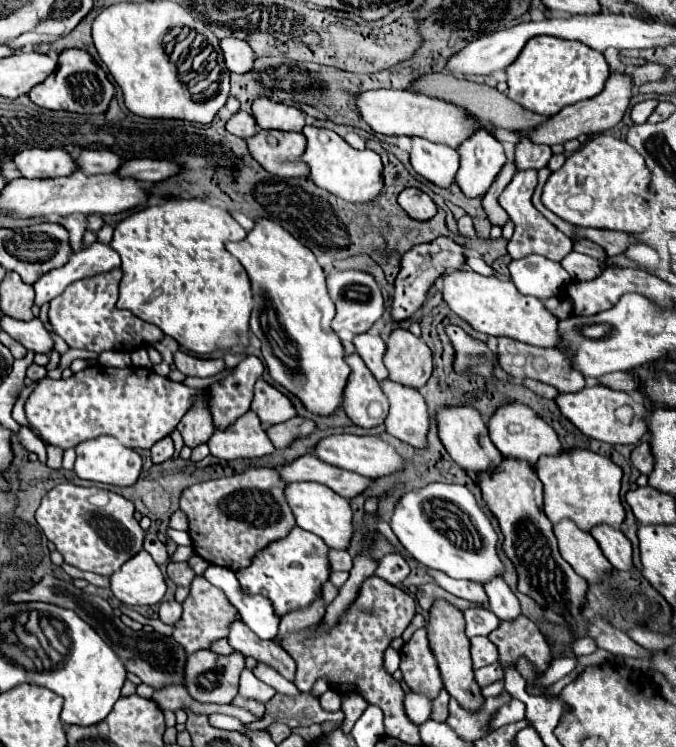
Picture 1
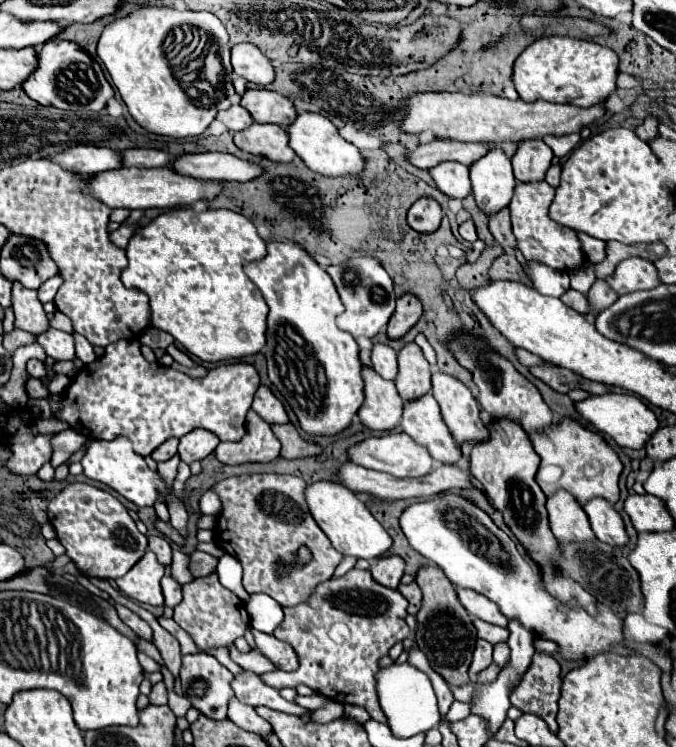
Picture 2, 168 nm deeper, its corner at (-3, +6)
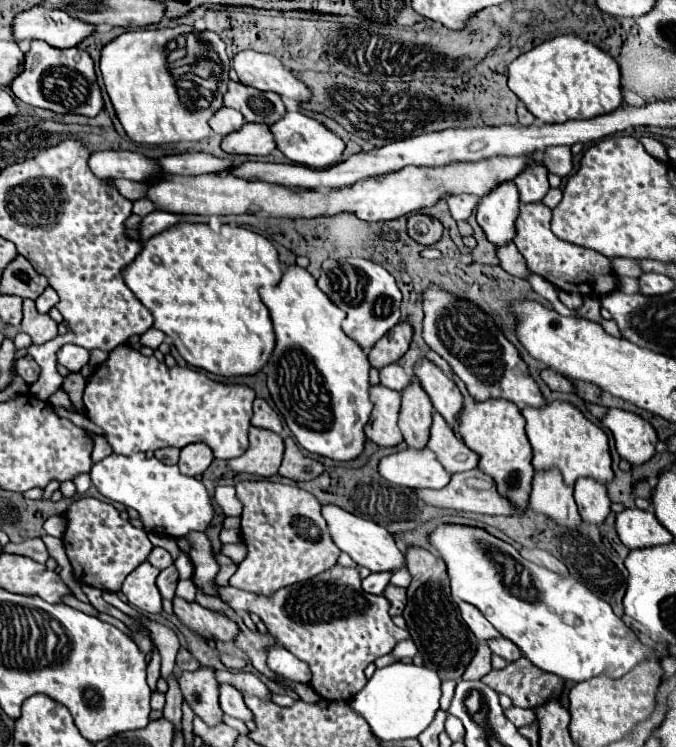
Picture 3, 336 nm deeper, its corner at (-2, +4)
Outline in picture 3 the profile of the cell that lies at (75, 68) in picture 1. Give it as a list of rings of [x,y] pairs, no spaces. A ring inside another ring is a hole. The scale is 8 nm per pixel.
[[[32,41],[30,51],[26,53],[24,71],[12,81],[10,89],[20,101],[32,107],[50,109],[54,113],[74,113],[74,115],[96,117],[104,107],[102,91],[98,87],[96,73],[94,73],[94,63],[90,55],[78,47],[58,49],[44,41]]]

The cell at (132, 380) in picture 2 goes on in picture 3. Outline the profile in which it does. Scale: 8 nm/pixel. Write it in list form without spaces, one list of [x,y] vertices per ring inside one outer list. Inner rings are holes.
[[[122,343],[108,353],[108,359],[90,375],[84,389],[84,409],[88,419],[102,429],[102,437],[110,443],[114,453],[132,455],[136,451],[156,451],[162,447],[178,447],[204,441],[218,459],[240,457],[248,449],[248,427],[252,419],[254,389],[238,383],[220,383],[208,379],[204,373],[190,367],[166,367],[156,357],[144,357],[140,351]]]

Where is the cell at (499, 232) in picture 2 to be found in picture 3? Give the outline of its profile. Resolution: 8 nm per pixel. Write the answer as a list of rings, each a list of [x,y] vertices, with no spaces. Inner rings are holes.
[[[510,241],[506,245],[500,245],[496,247],[496,253],[498,253],[498,259],[500,259],[500,265],[504,271],[516,275],[516,277],[528,277],[530,271],[524,263],[524,257],[520,255],[520,251],[516,249],[516,245]]]

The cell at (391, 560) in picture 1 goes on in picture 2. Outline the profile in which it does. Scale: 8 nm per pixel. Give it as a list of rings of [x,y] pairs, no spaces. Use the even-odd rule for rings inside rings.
[[[381,557],[371,565],[371,575],[377,583],[397,589],[403,573],[405,573],[405,561],[401,557]]]

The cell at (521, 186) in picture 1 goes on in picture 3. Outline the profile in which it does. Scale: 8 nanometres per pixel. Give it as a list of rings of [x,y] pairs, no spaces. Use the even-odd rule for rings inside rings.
[[[538,201],[538,203],[520,203],[520,213],[516,219],[516,237],[514,243],[522,257],[526,259],[526,265],[532,273],[542,275],[550,283],[554,283],[558,289],[568,293],[580,293],[580,295],[594,295],[602,297],[616,289],[616,273],[612,271],[610,261],[586,247],[572,245],[568,241],[558,239],[550,231],[550,209]]]

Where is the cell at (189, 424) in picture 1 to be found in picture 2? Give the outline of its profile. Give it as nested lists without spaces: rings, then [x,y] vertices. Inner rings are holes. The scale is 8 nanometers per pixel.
[[[195,429],[195,431],[187,433],[185,437],[181,437],[179,457],[187,465],[191,465],[193,461],[201,461],[207,455],[211,455],[217,445],[219,445],[219,439],[213,433],[205,431],[205,429]]]

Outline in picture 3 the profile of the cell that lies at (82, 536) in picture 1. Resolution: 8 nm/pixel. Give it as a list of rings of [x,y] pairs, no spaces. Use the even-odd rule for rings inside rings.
[[[94,497],[72,501],[70,507],[64,511],[64,519],[66,531],[62,541],[72,563],[74,577],[80,583],[98,587],[102,591],[118,591],[126,575],[132,573],[138,563],[146,561],[152,551],[152,543],[144,531],[124,521],[110,503],[98,501]]]

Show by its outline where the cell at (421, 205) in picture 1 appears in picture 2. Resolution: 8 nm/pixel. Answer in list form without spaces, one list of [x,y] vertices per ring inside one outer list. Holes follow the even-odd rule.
[[[429,197],[419,199],[407,213],[409,227],[413,227],[419,233],[435,233],[441,225],[441,219],[443,219],[443,211],[439,203]]]

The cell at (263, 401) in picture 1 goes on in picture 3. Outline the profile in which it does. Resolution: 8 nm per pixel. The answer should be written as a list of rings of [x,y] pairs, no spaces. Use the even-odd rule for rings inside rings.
[[[256,399],[254,401],[252,425],[254,427],[262,427],[262,429],[270,429],[274,433],[282,433],[282,421],[280,421],[280,417],[276,415],[276,411],[264,399]]]

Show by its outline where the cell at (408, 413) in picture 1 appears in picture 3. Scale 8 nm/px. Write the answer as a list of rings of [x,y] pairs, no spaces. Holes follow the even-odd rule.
[[[434,411],[432,415],[432,427],[430,427],[430,439],[428,449],[432,449],[438,457],[438,461],[446,467],[448,473],[460,473],[470,471],[478,465],[478,455],[472,453],[450,429],[450,425],[444,421],[440,413]]]

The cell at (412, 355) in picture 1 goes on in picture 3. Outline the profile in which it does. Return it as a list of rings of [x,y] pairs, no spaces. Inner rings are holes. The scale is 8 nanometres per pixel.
[[[412,377],[408,387],[402,389],[402,409],[398,427],[402,429],[404,441],[408,447],[422,449],[428,441],[428,427],[432,423],[434,407],[422,389],[420,381]]]

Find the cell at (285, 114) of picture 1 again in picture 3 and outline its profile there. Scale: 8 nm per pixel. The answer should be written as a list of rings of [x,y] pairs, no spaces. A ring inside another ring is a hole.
[[[230,81],[228,93],[224,95],[224,105],[240,111],[246,121],[262,123],[262,125],[274,125],[284,117],[286,107],[282,103],[282,97],[272,91],[258,91],[242,83]]]

